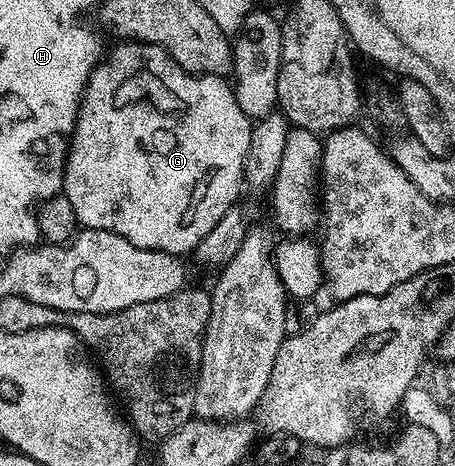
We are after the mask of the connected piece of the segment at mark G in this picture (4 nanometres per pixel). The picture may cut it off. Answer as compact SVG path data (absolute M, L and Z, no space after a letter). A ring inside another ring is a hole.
M122 42L119 48L105 53L97 66L92 70L90 81L82 94L82 102L78 105L78 117L74 123L74 135L70 137L70 146L66 154L66 173L62 179L62 192L72 202L72 210L76 210L76 218L82 228L108 230L112 234L120 234L132 246L140 246L157 252L171 254L193 253L194 247L200 243L220 222L220 218L228 209L235 207L238 187L243 187L244 162L248 154L248 142L252 120L246 116L237 102L235 89L220 76L199 76L185 70L169 56L160 46L141 42Z

